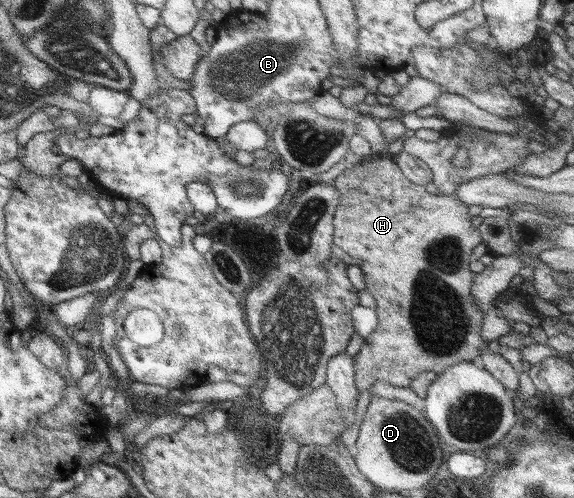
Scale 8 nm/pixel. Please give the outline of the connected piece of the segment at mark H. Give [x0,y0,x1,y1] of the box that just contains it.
[331,154,485,398]

